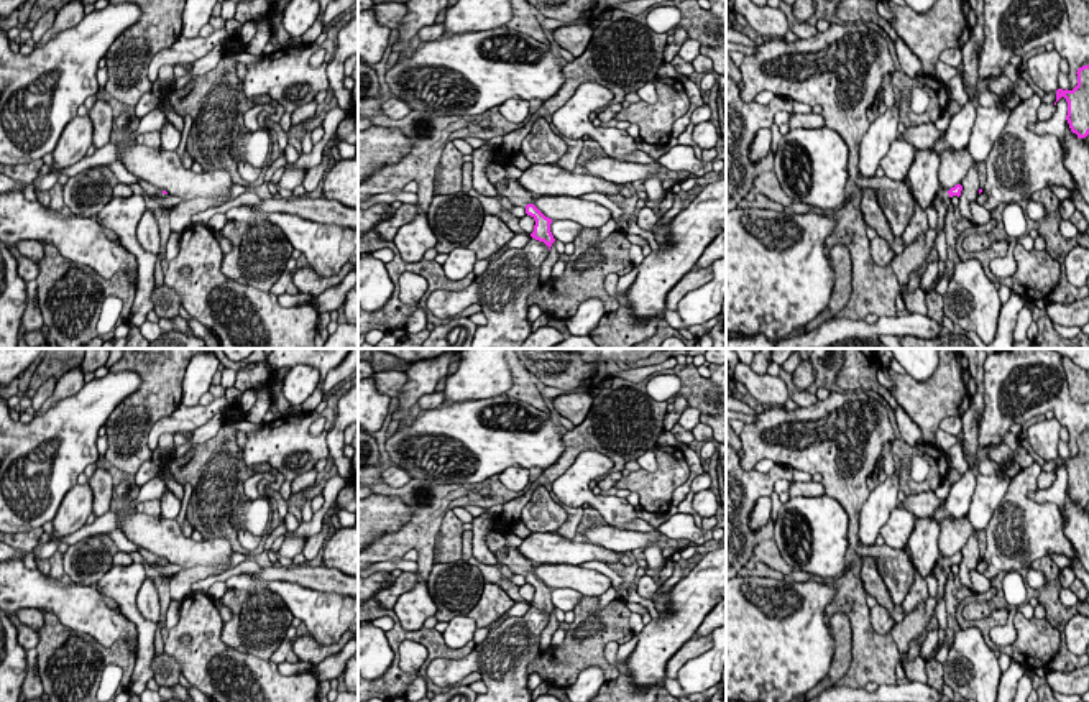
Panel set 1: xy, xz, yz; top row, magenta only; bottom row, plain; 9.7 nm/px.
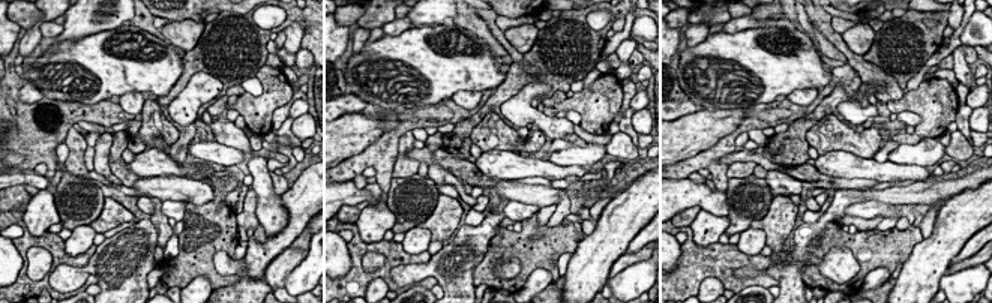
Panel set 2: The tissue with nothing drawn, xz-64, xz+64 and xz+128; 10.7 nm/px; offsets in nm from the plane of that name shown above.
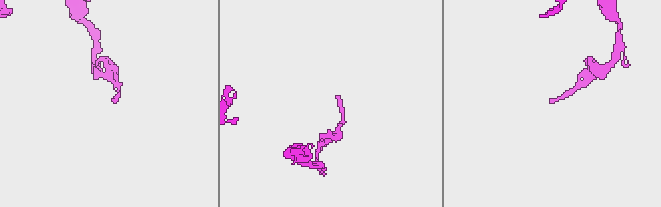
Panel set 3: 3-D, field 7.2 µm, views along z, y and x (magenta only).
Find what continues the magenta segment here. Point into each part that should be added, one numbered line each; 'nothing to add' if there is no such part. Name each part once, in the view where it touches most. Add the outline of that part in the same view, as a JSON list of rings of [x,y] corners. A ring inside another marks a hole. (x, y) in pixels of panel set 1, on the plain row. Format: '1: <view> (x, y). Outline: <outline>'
1: xz (506, 554). Outline: [[[499,533],[486,534],[486,546],[496,556],[498,562],[508,566],[511,572],[526,575],[534,569],[534,562],[527,561],[516,546],[511,546],[506,536]]]

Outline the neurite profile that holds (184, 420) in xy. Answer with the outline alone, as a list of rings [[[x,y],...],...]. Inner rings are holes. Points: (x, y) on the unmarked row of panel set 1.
[[[217,398],[210,404],[202,406],[184,406],[179,408],[166,418],[161,418],[153,424],[148,434],[148,447],[151,450],[158,449],[158,441],[163,434],[181,434],[181,432],[194,432],[197,427],[209,423],[215,414],[222,413],[223,408],[228,406],[227,398]]]

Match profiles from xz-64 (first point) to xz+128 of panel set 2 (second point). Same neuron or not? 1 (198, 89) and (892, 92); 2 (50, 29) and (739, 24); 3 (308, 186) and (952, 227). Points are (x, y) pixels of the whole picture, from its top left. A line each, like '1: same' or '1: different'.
1: different
2: same
3: same

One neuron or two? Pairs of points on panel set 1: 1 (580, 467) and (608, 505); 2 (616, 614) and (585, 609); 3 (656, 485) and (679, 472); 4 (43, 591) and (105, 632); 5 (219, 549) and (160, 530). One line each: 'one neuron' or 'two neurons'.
1: one neuron
2: one neuron
3: one neuron
4: one neuron
5: one neuron

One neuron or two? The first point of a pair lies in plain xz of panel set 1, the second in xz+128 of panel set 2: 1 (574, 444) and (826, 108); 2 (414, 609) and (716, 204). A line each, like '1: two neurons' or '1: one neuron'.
1: one neuron
2: two neurons

